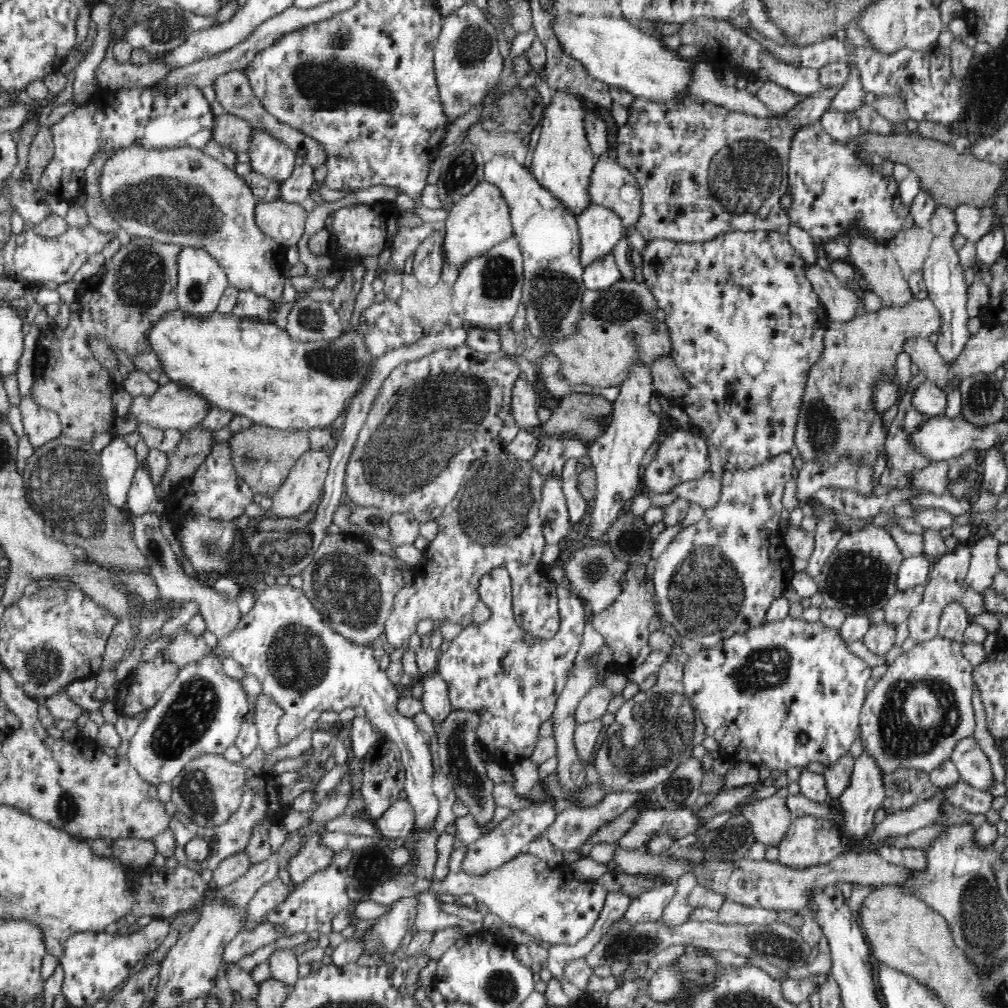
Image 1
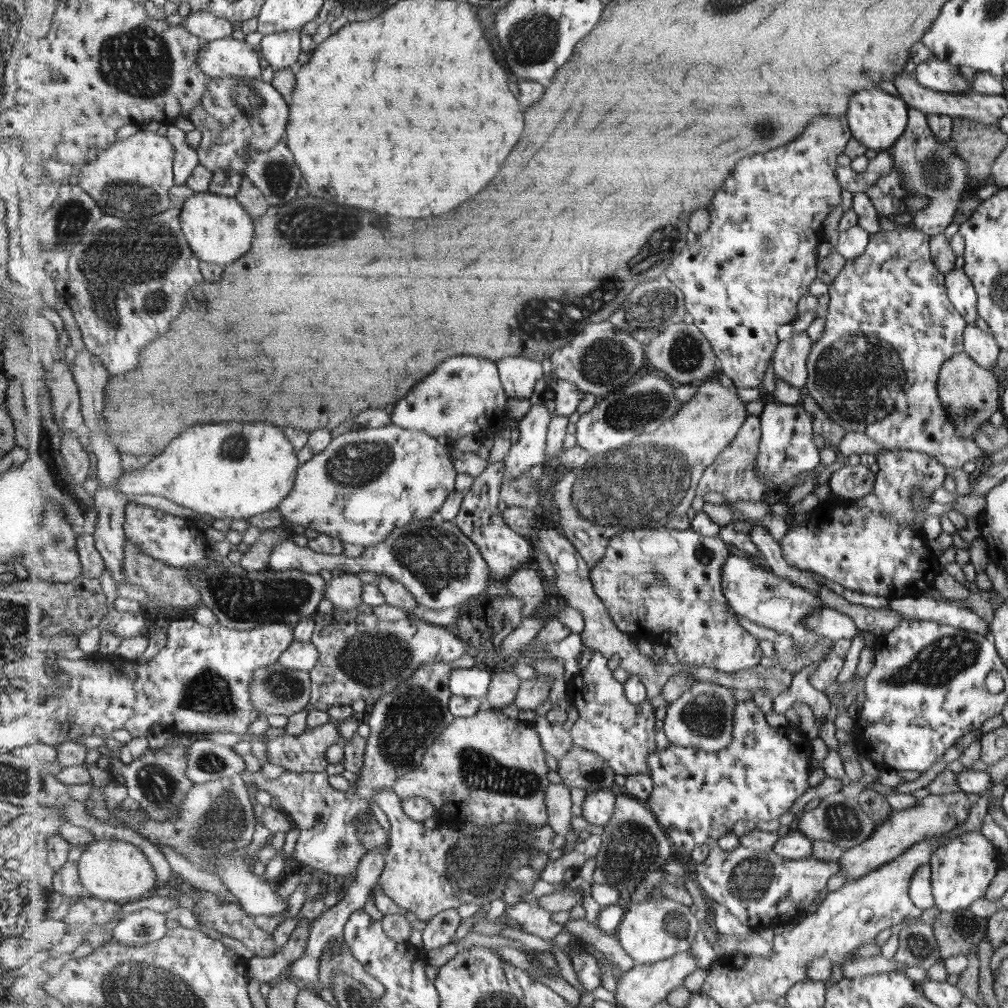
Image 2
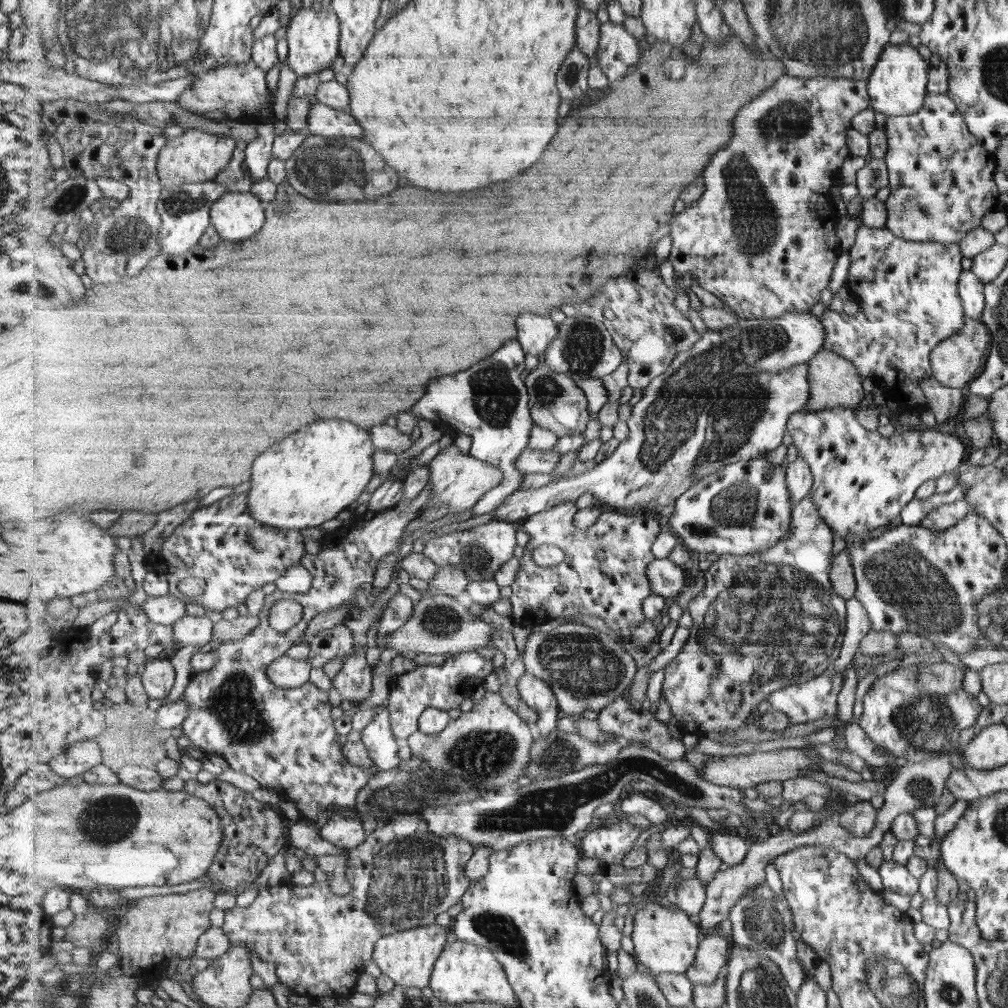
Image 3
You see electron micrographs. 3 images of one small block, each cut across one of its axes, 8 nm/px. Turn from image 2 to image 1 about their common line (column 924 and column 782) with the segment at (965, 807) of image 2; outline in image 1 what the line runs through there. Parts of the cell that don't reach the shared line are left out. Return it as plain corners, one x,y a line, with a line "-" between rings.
776,792
766,798
752,797
739,807
738,814
750,822
756,840
768,846
780,844
792,819
786,799

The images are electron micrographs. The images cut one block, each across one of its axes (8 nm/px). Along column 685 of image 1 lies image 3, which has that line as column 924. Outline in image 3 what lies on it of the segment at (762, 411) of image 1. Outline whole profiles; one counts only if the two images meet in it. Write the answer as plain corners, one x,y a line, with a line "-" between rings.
861,226
855,245
851,248
850,268
845,287
853,302
858,304
854,315
827,309
819,316
827,329
827,340
823,350
835,351
849,361
853,361
861,377
872,376
874,384
886,398
895,401
901,410
917,412
918,416
928,408
925,394
919,389
919,380
931,376
929,354
942,340
949,338
961,328
963,313
957,298
957,276
959,268
959,248
957,243
916,243
893,236
883,228

